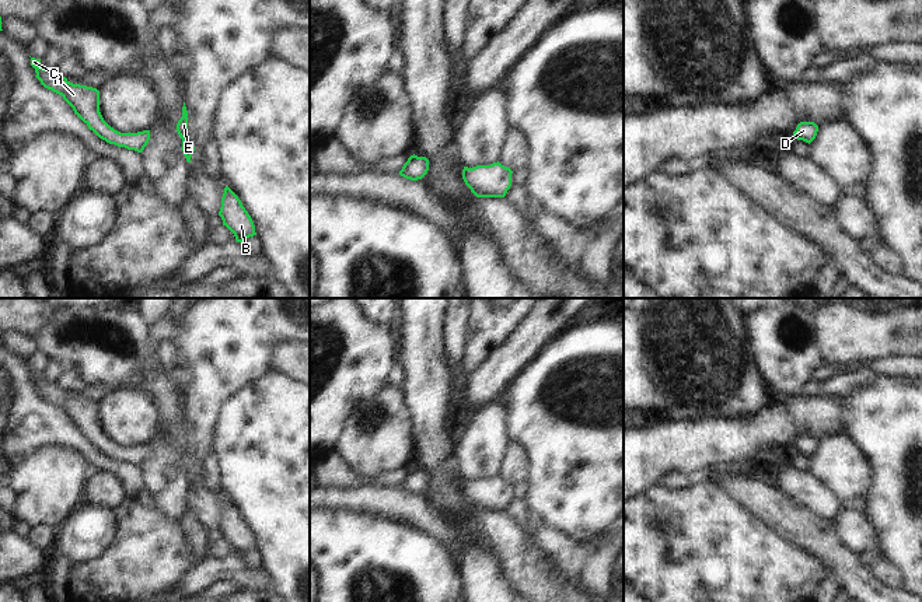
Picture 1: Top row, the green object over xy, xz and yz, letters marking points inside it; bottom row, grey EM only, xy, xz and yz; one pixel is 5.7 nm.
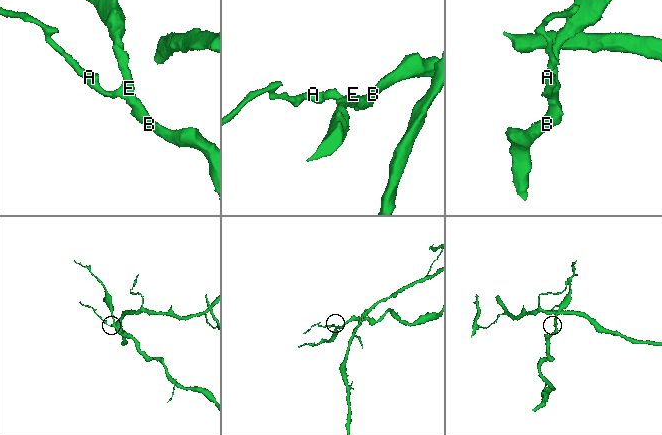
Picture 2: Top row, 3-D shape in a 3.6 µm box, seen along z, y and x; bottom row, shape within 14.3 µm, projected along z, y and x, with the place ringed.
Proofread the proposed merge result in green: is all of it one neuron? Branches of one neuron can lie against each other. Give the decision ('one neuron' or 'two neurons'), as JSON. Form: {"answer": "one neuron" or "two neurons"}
{"answer": "one neuron"}

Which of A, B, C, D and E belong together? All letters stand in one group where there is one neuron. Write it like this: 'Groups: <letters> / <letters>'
Groups: A B C D E

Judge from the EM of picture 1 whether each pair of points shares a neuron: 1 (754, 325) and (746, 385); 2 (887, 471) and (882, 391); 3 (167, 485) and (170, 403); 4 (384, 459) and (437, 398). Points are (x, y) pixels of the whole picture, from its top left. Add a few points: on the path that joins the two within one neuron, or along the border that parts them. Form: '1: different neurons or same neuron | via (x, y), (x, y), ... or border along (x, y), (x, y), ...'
1: different neurons | border along (743, 322), (748, 353), (765, 384)
2: same neuron | via (887, 451), (887, 410)
3: same neuron | via (167, 465), (167, 433), (170, 423)
4: different neurons | border along (409, 420), (412, 423), (412, 448)

